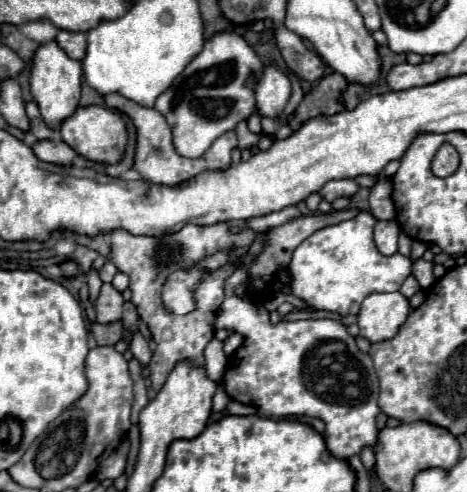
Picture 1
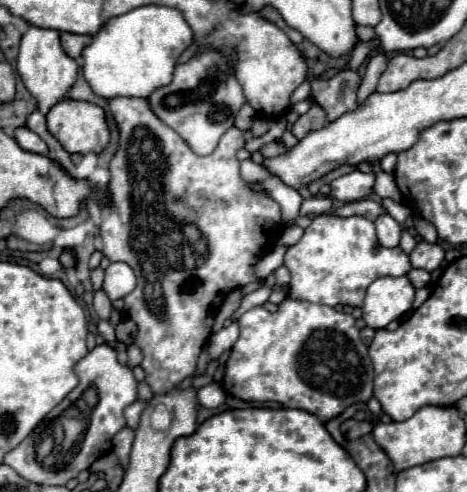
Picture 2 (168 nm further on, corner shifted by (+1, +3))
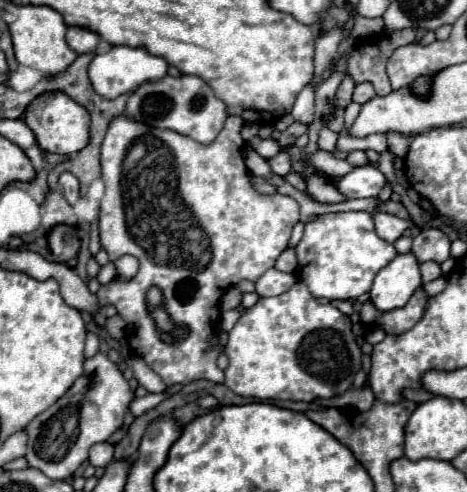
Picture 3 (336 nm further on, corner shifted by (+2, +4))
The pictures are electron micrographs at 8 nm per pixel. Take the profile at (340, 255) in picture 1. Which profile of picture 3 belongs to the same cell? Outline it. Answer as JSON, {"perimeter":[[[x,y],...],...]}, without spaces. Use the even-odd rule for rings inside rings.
{"perimeter":[[[334,212],[322,214],[314,222],[306,224],[304,236],[296,246],[296,254],[300,262],[298,278],[316,298],[354,300],[370,290],[378,270],[384,268],[398,252],[394,244],[378,238],[370,212]]]}

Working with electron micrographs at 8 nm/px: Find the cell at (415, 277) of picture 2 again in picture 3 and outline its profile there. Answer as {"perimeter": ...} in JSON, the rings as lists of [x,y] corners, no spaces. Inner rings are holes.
{"perimeter":[[[424,262],[420,268],[422,268],[422,282],[424,282],[424,284],[426,284],[426,282],[432,282],[432,280],[436,280],[436,278],[440,278],[440,276],[442,276],[440,264]]]}

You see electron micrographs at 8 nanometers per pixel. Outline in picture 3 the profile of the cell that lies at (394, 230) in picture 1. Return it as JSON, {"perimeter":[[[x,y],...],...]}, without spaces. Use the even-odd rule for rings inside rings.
{"perimeter":[[[376,212],[374,224],[376,224],[376,234],[380,238],[384,238],[386,242],[396,242],[402,236],[402,232],[412,226],[410,220],[402,220],[402,218],[392,216],[388,212]]]}

